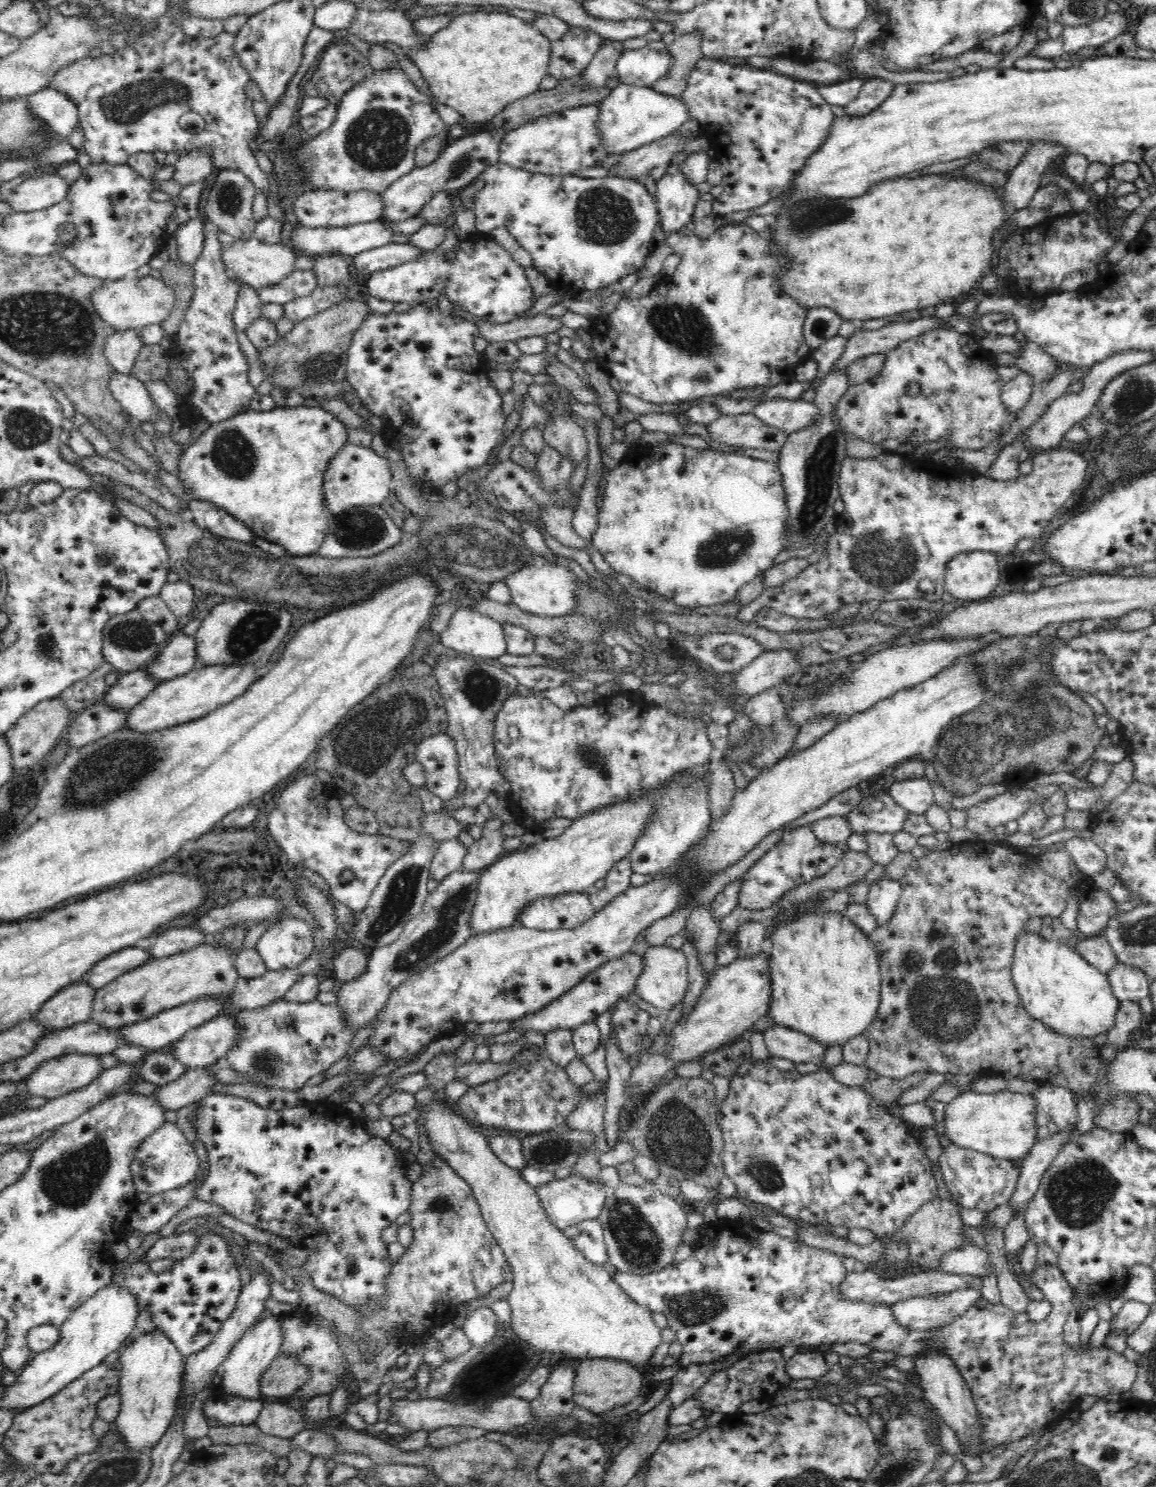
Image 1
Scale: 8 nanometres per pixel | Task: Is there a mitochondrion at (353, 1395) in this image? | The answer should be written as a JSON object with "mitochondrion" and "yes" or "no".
{"mitochondrion":"no"}

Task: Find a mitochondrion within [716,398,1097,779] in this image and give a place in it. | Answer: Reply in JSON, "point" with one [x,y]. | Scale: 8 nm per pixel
{"point":[885,559]}

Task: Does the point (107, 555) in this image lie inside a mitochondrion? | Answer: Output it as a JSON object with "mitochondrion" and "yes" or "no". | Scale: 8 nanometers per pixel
{"mitochondrion":"yes"}

